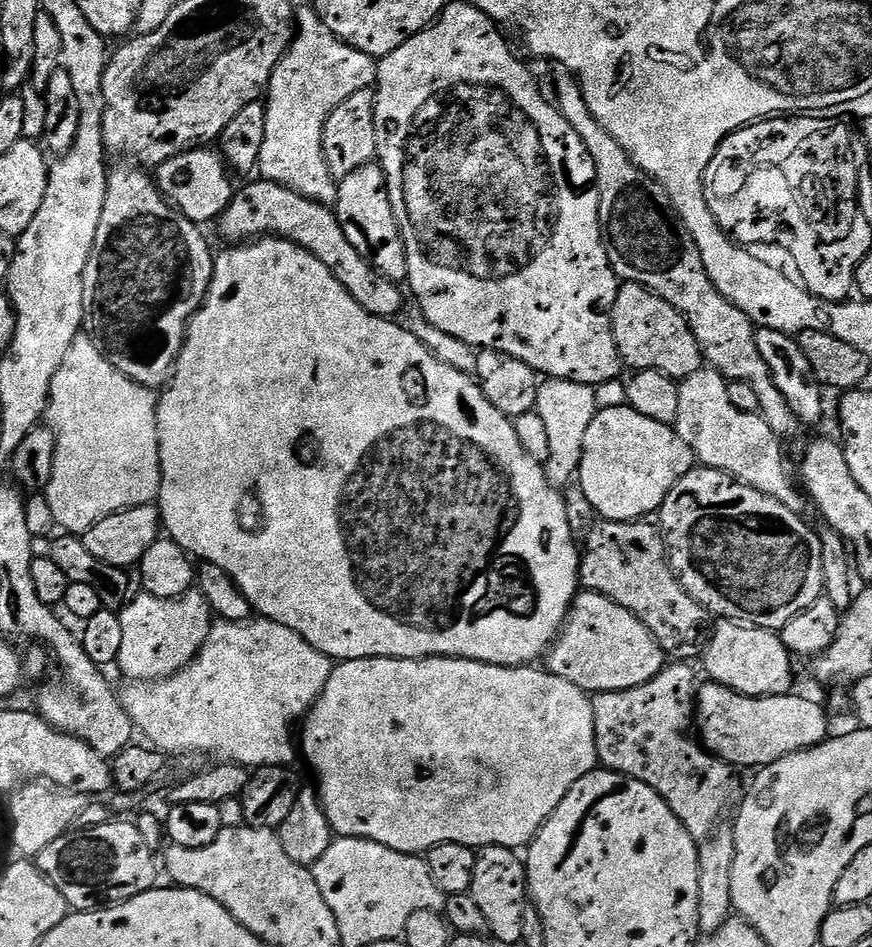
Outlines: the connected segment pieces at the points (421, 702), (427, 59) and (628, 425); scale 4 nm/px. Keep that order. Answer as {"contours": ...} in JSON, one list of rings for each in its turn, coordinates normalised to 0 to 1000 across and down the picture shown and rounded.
{"contours":[[[[422,693],[417,697],[396,697],[381,706],[378,716],[362,738],[362,744],[347,761],[346,798],[353,801],[365,833],[367,850],[386,884],[400,883],[428,887],[461,902],[489,902],[505,891],[532,891],[536,895],[600,897],[610,890],[617,876],[640,855],[640,847],[686,807],[681,750],[675,732],[634,714],[632,709],[618,710],[615,703],[575,705],[571,701],[554,701],[550,697],[529,697],[517,693],[493,693],[489,697],[453,697]]],[[[537,2],[537,4],[518,4],[518,3],[515,3],[515,4],[514,4],[514,5],[513,5],[513,7],[510,7],[510,10],[509,10],[509,12],[508,12],[508,13],[506,13],[506,15],[505,15],[505,18],[503,18],[503,19],[502,19],[502,20],[500,20],[500,21],[499,21],[499,23],[497,23],[497,25],[495,25],[495,26],[493,26],[493,29],[491,29],[491,30],[486,30],[486,31],[484,31],[484,33],[482,33],[482,34],[481,34],[481,35],[479,35],[479,36],[475,36],[475,37],[474,37],[474,38],[472,38],[472,39],[470,39],[470,40],[469,40],[469,41],[468,41],[468,42],[467,42],[467,43],[466,43],[466,44],[461,44],[461,49],[456,49],[456,53],[452,53],[452,54],[451,54],[451,55],[448,55],[448,56],[447,56],[447,57],[443,57],[443,58],[442,58],[442,59],[438,59],[438,60],[435,60],[435,63],[433,63],[433,71],[432,71],[432,74],[431,74],[431,88],[430,88],[430,90],[429,90],[429,96],[430,96],[430,99],[431,99],[431,119],[430,119],[430,120],[429,120],[429,129],[430,129],[430,130],[431,130],[431,136],[432,136],[432,137],[433,137],[433,154],[432,154],[432,155],[431,155],[431,163],[432,163],[432,166],[433,166],[433,172],[435,172],[435,174],[436,174],[436,176],[437,176],[437,177],[439,177],[439,180],[440,180],[440,183],[442,183],[442,184],[443,184],[443,188],[444,188],[444,189],[445,189],[445,204],[446,204],[446,205],[447,205],[447,218],[448,218],[448,219],[450,219],[450,221],[451,221],[451,222],[452,222],[452,230],[456,230],[456,243],[458,243],[458,244],[459,244],[459,246],[460,246],[460,247],[461,247],[461,256],[462,256],[462,257],[463,257],[463,263],[464,263],[464,264],[466,264],[466,277],[467,277],[467,278],[468,278],[468,295],[467,295],[467,297],[466,297],[466,300],[467,300],[467,303],[468,303],[468,304],[469,304],[469,305],[470,305],[470,308],[471,308],[471,304],[470,304],[470,303],[472,303],[472,308],[474,308],[474,310],[475,310],[475,312],[477,312],[477,321],[478,321],[478,323],[479,323],[479,324],[482,324],[482,325],[478,325],[478,326],[479,326],[479,329],[481,329],[481,333],[483,333],[483,334],[487,334],[487,336],[490,336],[490,338],[492,338],[492,339],[493,339],[493,340],[498,340],[498,344],[502,344],[502,348],[508,348],[508,350],[509,350],[509,351],[510,351],[510,353],[521,353],[521,357],[530,357],[530,361],[534,361],[534,362],[536,362],[536,363],[537,363],[537,364],[538,364],[538,365],[540,365],[540,367],[545,367],[545,369],[547,369],[547,370],[554,370],[554,369],[557,369],[557,367],[561,367],[561,369],[562,369],[562,370],[571,370],[571,371],[572,371],[572,372],[579,372],[579,373],[580,373],[580,374],[585,374],[585,375],[586,375],[586,376],[588,376],[588,377],[589,377],[589,378],[594,378],[594,379],[595,379],[595,380],[597,380],[597,381],[599,381],[599,382],[603,382],[603,386],[608,386],[608,388],[609,388],[609,389],[611,389],[611,391],[614,391],[614,393],[615,393],[615,394],[617,394],[617,395],[618,395],[618,396],[619,396],[619,397],[620,397],[620,398],[624,398],[624,399],[630,399],[630,398],[633,398],[633,399],[635,399],[635,400],[647,400],[647,401],[657,401],[657,402],[658,402],[658,403],[661,403],[661,404],[670,404],[670,405],[675,405],[675,407],[680,407],[680,408],[682,408],[682,407],[686,407],[686,405],[689,405],[689,404],[690,404],[690,403],[695,403],[695,402],[696,402],[696,401],[704,401],[704,400],[708,400],[708,398],[710,398],[710,397],[711,397],[711,396],[712,396],[712,394],[711,394],[711,389],[712,389],[712,390],[713,390],[713,381],[712,381],[712,379],[711,379],[711,371],[710,371],[710,370],[709,370],[709,365],[708,365],[708,364],[706,364],[706,358],[705,358],[705,357],[704,357],[704,353],[703,353],[703,352],[702,352],[702,328],[703,328],[703,327],[704,327],[704,319],[705,319],[705,318],[706,318],[706,312],[708,312],[708,310],[709,310],[709,306],[710,306],[710,305],[711,305],[711,302],[712,302],[712,297],[711,297],[711,296],[710,296],[710,295],[709,295],[709,293],[708,293],[708,289],[706,289],[706,286],[704,286],[704,285],[703,285],[703,284],[702,284],[702,278],[701,278],[701,277],[700,277],[700,276],[697,276],[697,265],[696,265],[696,264],[695,264],[695,260],[694,260],[694,259],[693,259],[693,246],[692,246],[692,245],[689,245],[689,244],[688,244],[688,206],[687,206],[687,205],[686,205],[686,201],[685,201],[685,200],[683,200],[683,180],[682,180],[682,176],[681,176],[681,174],[680,174],[680,172],[679,172],[679,170],[678,170],[678,168],[675,168],[675,163],[674,163],[674,159],[673,159],[673,158],[672,158],[672,154],[671,154],[671,153],[670,153],[670,151],[669,151],[669,150],[667,150],[667,146],[663,146],[663,141],[662,141],[662,140],[661,140],[661,138],[659,138],[659,137],[658,137],[658,133],[654,133],[654,129],[649,129],[649,125],[648,125],[648,124],[647,124],[647,121],[646,121],[646,120],[643,120],[643,119],[642,119],[642,115],[641,115],[641,114],[639,114],[639,113],[638,113],[638,111],[636,111],[636,109],[634,109],[634,107],[633,107],[633,106],[632,106],[632,105],[630,105],[630,102],[628,102],[628,106],[627,106],[627,103],[626,103],[626,102],[624,102],[624,101],[623,101],[623,99],[622,99],[622,98],[619,98],[619,93],[618,93],[618,91],[617,91],[617,90],[615,90],[615,84],[614,84],[614,82],[612,82],[612,81],[610,81],[610,80],[609,80],[609,78],[608,78],[608,77],[606,77],[606,72],[604,72],[604,70],[603,70],[603,69],[601,69],[601,68],[600,68],[600,65],[599,65],[599,64],[596,64],[596,63],[595,63],[595,61],[594,61],[594,60],[592,60],[592,59],[591,59],[591,57],[589,57],[589,56],[587,56],[587,51],[586,51],[586,49],[585,49],[585,48],[583,48],[583,46],[581,46],[581,44],[580,44],[580,43],[578,43],[578,38],[577,38],[577,36],[576,36],[576,35],[573,35],[573,34],[572,34],[572,32],[571,32],[571,31],[569,31],[569,30],[572,30],[572,29],[571,29],[571,25],[570,25],[570,22],[568,22],[568,21],[565,21],[565,20],[564,20],[564,18],[562,18],[562,17],[560,17],[560,16],[557,16],[557,15],[556,15],[556,13],[554,13],[554,11],[552,11],[552,8],[548,8],[548,7],[546,7],[546,5],[545,5],[545,3],[541,3],[541,2]]],[[[689,431],[677,446],[670,465],[670,478],[663,497],[663,514],[675,527],[677,534],[685,546],[698,549],[739,549],[747,543],[756,542],[761,533],[764,522],[773,517],[773,513],[799,489],[799,484],[782,467],[774,451],[759,446],[750,446],[750,441],[741,441],[732,437],[732,433],[721,431]]]]}

